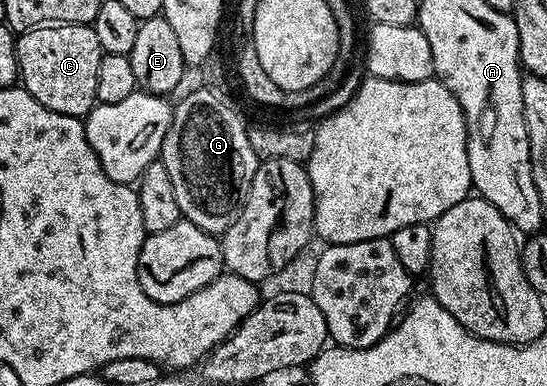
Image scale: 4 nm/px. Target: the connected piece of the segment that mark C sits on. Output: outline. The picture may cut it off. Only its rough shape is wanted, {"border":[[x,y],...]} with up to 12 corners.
{"border":[[88,24],[16,40],[21,87],[48,110],[85,117],[103,50]]}

